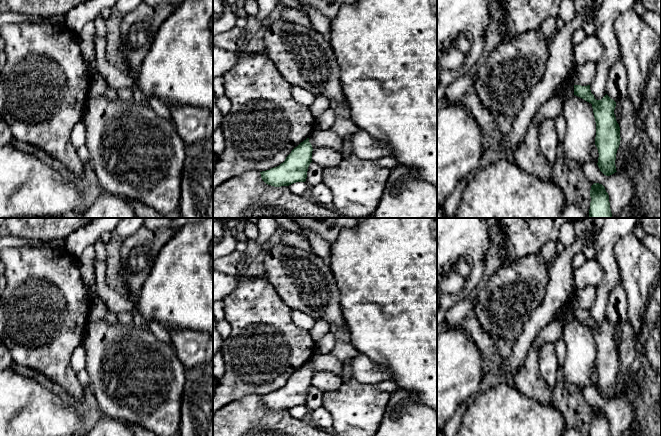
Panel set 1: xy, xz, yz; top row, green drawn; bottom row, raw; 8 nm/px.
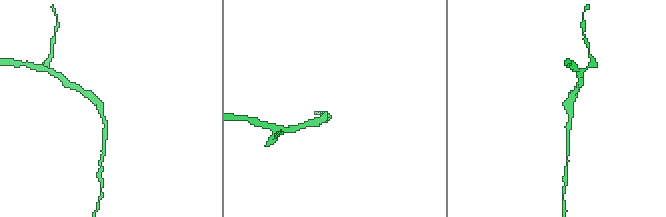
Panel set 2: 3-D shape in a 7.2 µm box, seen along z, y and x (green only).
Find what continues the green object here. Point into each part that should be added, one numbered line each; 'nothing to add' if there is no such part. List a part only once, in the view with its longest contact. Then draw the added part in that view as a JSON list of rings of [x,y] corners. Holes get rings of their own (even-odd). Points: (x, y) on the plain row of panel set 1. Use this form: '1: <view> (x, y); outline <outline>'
nothing to add

